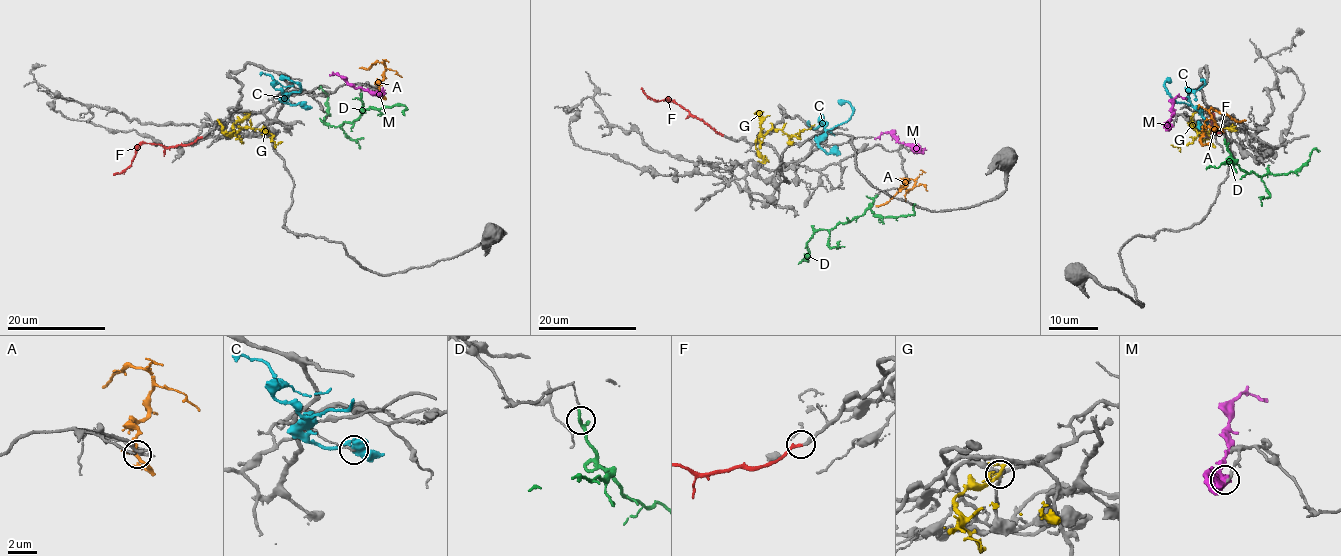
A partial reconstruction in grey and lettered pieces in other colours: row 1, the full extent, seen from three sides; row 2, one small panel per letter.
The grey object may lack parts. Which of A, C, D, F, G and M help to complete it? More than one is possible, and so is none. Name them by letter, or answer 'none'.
F

